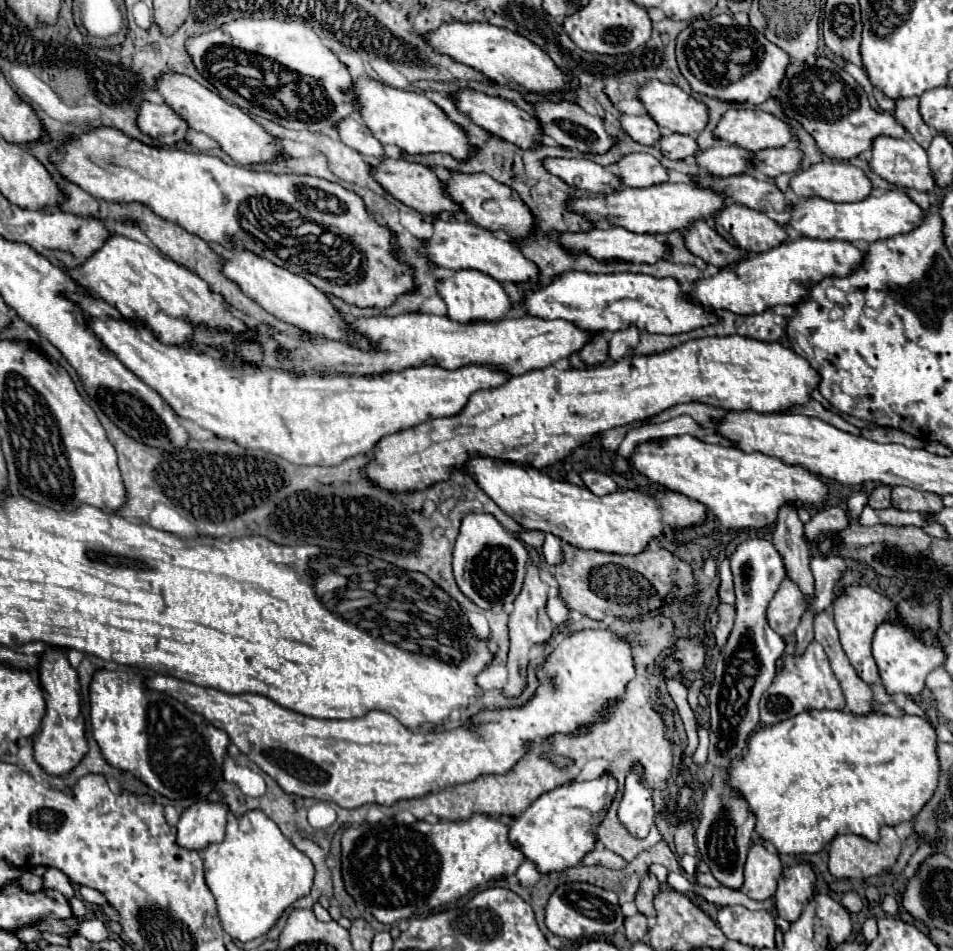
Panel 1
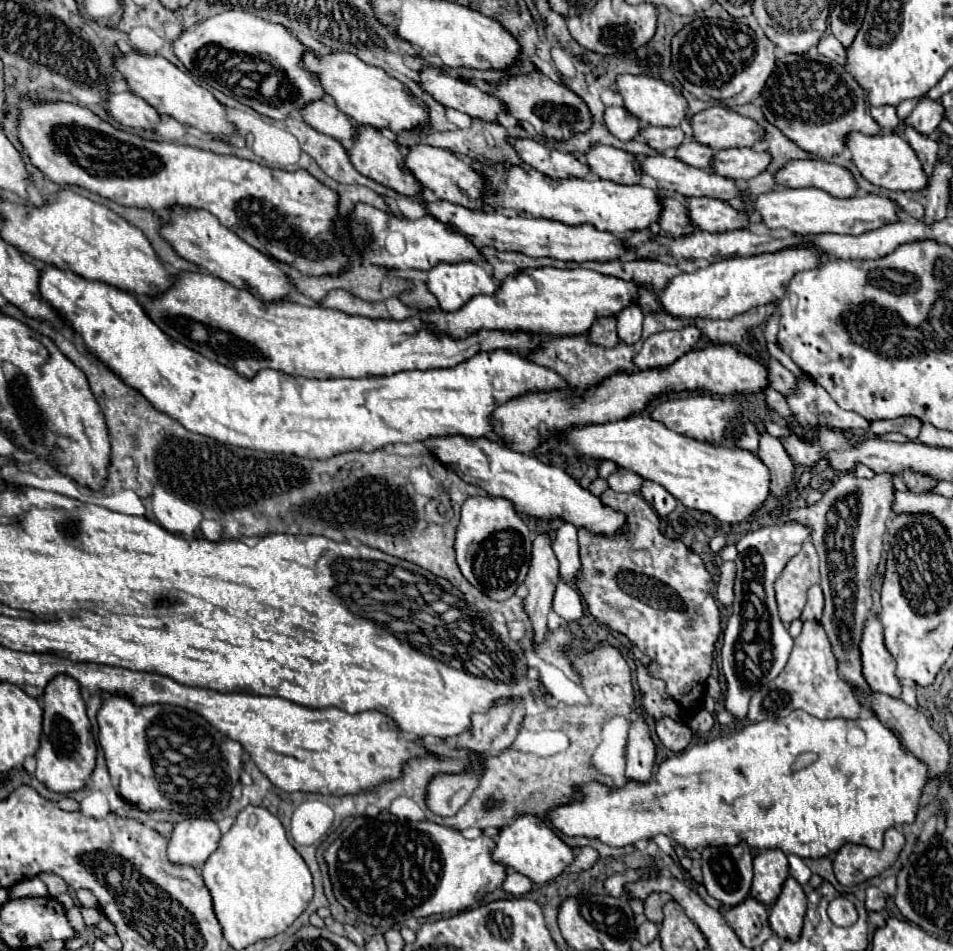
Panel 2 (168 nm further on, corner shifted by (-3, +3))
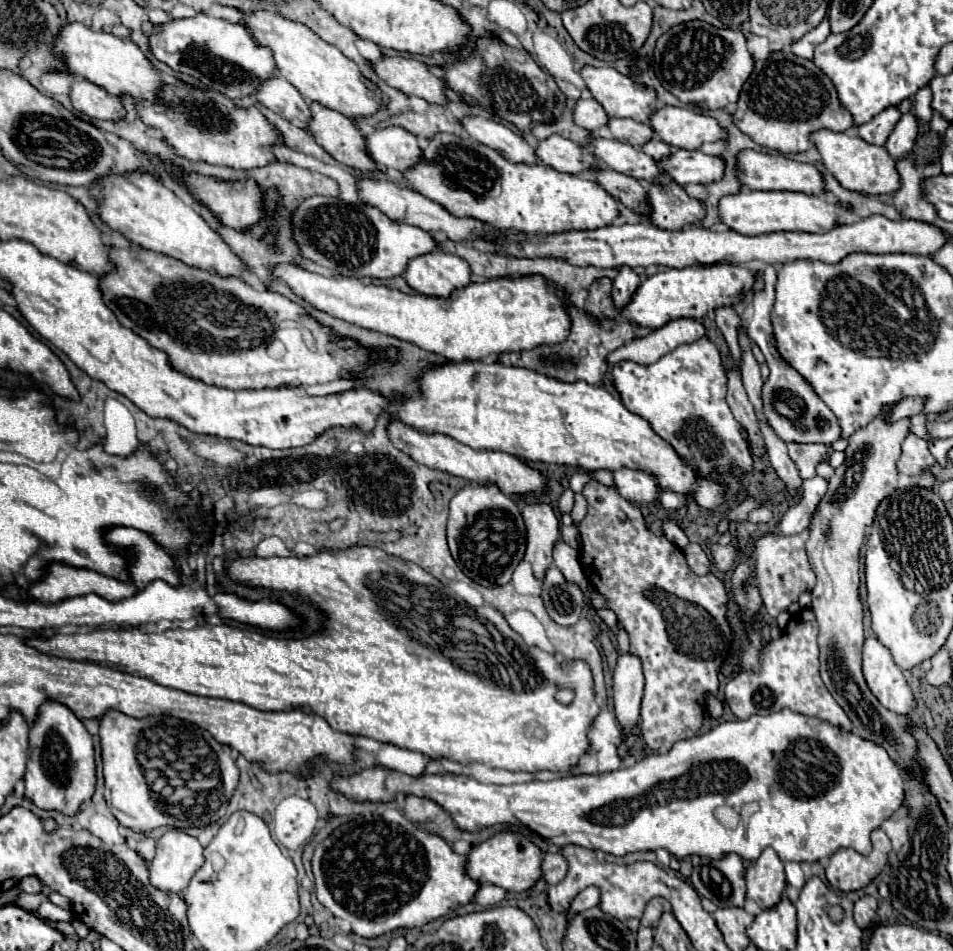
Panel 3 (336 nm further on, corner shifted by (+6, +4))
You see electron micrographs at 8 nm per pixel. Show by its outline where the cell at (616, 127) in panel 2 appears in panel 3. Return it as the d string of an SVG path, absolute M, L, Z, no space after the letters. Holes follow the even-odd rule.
M578 100L576 108L574 108L574 120L578 126L586 128L586 130L598 130L608 126L610 116L604 112L604 108L594 100Z

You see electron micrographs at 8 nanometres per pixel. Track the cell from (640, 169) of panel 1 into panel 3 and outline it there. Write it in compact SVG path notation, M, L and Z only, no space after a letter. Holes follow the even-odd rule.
M558 134L540 140L536 156L540 162L552 166L554 170L568 174L582 174L598 168L598 158L592 152L584 152L580 144Z

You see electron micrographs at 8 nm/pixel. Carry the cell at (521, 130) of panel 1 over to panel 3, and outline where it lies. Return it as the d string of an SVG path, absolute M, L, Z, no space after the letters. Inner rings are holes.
M384 56L384 60L374 64L374 70L388 86L408 96L418 96L432 104L448 102L446 82L434 76L428 70L428 66L420 60L406 58L406 56L396 56L396 58Z

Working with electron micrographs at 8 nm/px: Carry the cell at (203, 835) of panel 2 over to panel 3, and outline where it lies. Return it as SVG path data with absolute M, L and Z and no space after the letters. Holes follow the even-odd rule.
M168 830L156 846L156 856L150 864L150 882L160 890L184 892L194 872L204 862L204 846L198 838L182 832Z

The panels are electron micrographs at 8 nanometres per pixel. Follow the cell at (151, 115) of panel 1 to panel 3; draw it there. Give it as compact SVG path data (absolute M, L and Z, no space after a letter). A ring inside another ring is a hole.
M78 78L74 82L70 98L74 108L88 114L90 118L118 122L126 116L126 108L118 96L106 92L102 86L96 86L84 78Z

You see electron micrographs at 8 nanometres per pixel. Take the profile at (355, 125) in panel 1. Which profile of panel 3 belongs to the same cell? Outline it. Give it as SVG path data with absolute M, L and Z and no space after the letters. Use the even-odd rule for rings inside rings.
M278 74L258 88L256 98L272 112L286 118L288 122L300 120L302 124L308 124L312 120L310 100L306 100L290 82L286 82Z

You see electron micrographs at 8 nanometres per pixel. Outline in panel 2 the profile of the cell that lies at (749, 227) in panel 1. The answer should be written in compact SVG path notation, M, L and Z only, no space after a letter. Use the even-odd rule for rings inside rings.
M695 197L687 199L687 215L697 229L709 233L723 233L745 227L747 215L733 209L729 203L711 197Z

